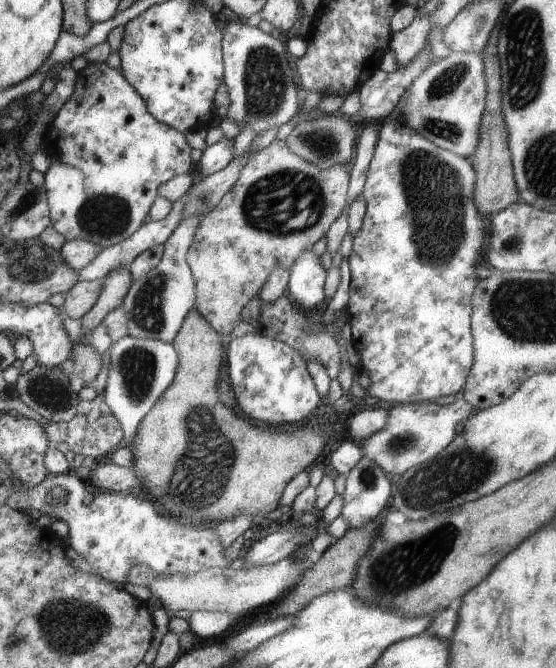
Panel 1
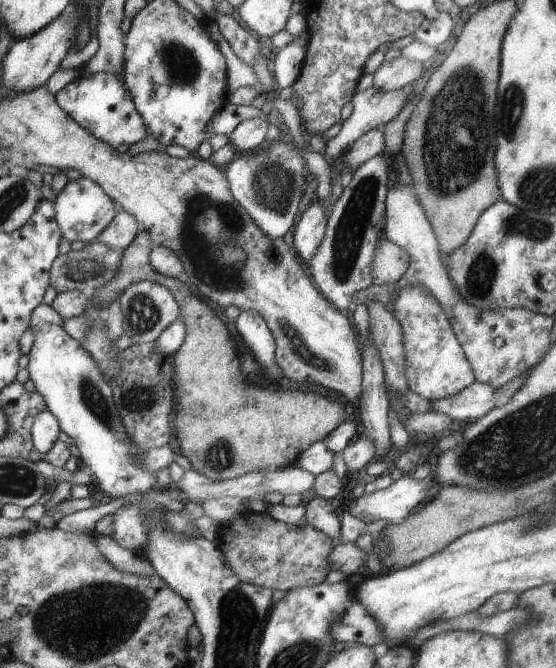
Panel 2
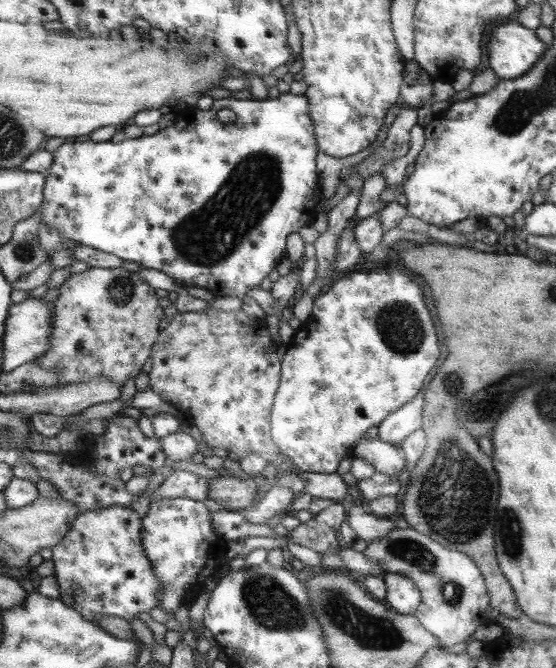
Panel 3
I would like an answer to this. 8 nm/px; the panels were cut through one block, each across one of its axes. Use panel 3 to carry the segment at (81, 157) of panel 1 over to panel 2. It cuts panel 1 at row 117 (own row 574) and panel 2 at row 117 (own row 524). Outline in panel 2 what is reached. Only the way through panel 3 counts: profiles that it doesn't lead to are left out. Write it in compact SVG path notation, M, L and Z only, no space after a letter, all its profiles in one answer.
M81 73L70 83L63 86L54 96L56 103L77 124L80 124L81 128L112 148L119 146L119 144L131 146L131 144L143 140L149 133L148 127L144 123L139 110L137 110L124 82L117 79L113 73Z

